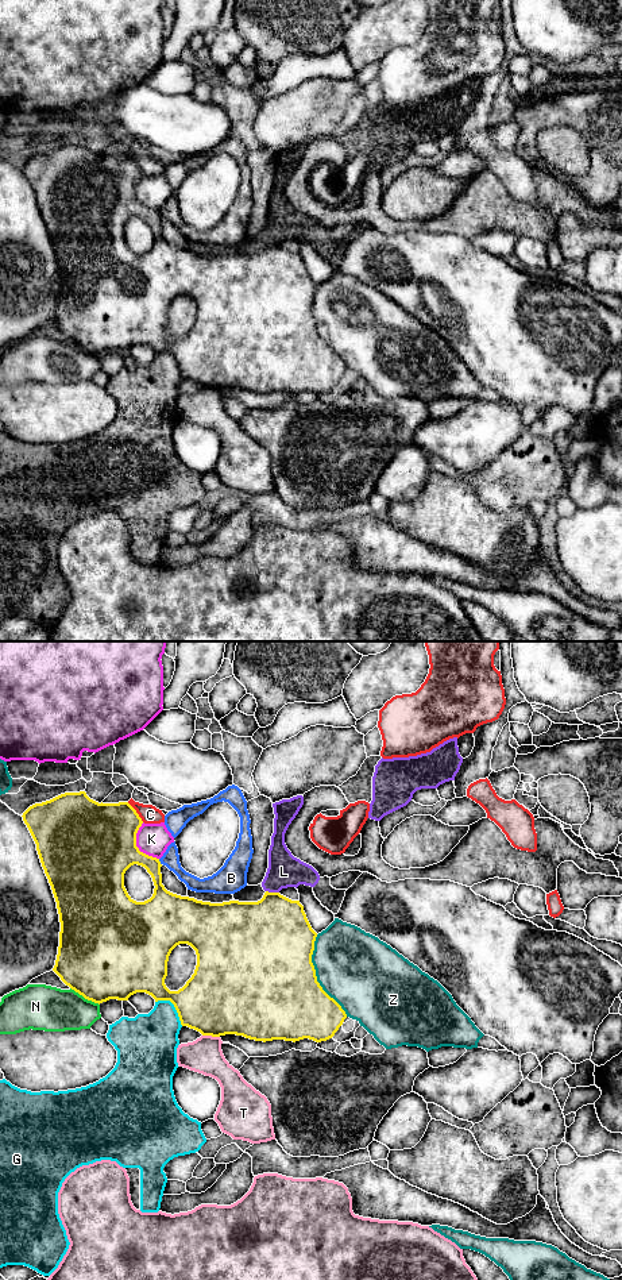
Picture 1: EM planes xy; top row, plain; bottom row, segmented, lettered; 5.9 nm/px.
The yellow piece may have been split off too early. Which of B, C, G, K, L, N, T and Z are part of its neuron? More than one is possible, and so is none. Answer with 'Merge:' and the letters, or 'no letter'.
Merge: no letter

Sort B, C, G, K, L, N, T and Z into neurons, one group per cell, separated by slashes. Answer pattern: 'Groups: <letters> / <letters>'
Groups: B / C / G / K / L / N / T / Z

